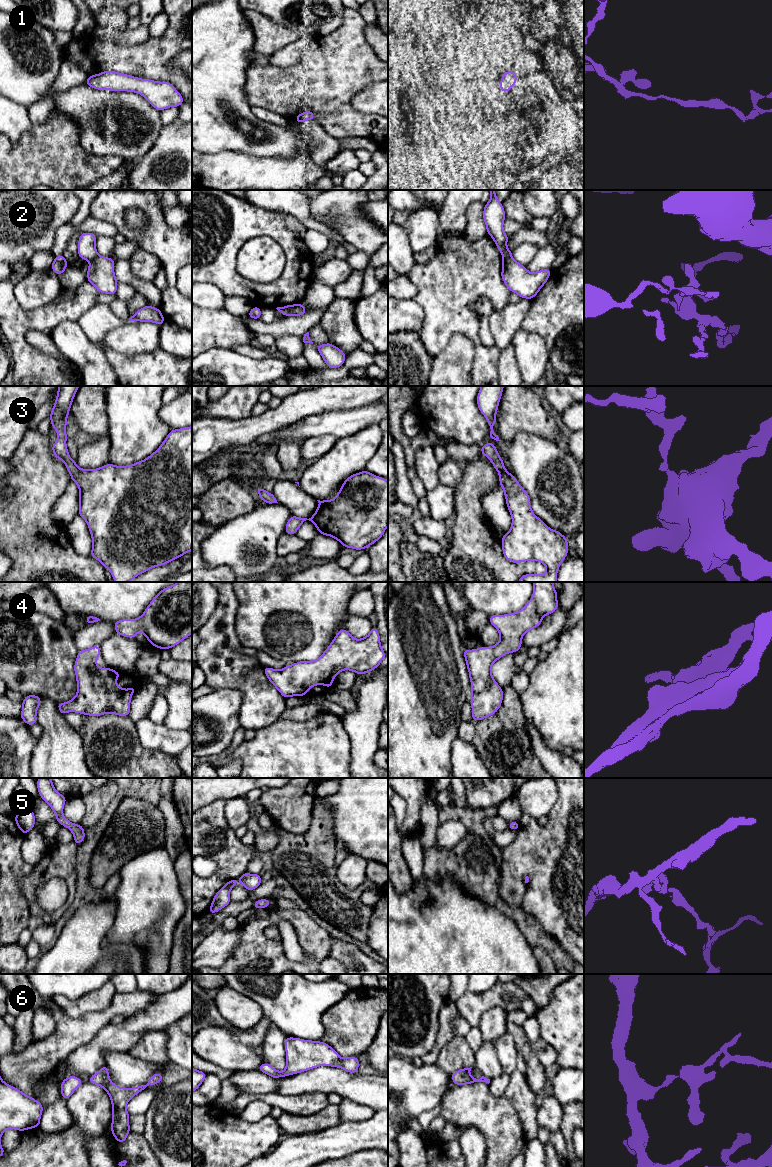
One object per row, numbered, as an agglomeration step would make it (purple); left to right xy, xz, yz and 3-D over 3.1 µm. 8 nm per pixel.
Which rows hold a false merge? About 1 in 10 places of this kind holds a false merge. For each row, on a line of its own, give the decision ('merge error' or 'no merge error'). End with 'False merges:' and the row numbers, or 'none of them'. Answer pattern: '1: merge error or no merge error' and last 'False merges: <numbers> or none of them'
1: no merge error
2: merge error
3: no merge error
4: no merge error
5: no merge error
6: no merge error
False merges: 2

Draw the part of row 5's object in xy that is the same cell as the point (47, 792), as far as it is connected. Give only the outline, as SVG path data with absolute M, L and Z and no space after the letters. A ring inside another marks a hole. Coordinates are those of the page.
M39 778L37 780L37 788L40 797L54 811L56 821L62 826L67 827L73 833L74 842L79 845L85 839L85 832L80 824L71 823L63 816L63 808L67 797L55 790L51 778Z

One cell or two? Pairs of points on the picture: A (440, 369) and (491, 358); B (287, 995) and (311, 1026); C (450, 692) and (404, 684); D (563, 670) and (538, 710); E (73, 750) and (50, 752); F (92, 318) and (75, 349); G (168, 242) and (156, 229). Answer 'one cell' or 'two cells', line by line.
A: two cells
B: one cell
C: one cell
D: one cell
E: one cell
F: two cells
G: one cell

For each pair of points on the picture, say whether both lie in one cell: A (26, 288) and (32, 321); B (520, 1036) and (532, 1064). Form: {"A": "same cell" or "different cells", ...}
{"A": "different cells", "B": "same cell"}

